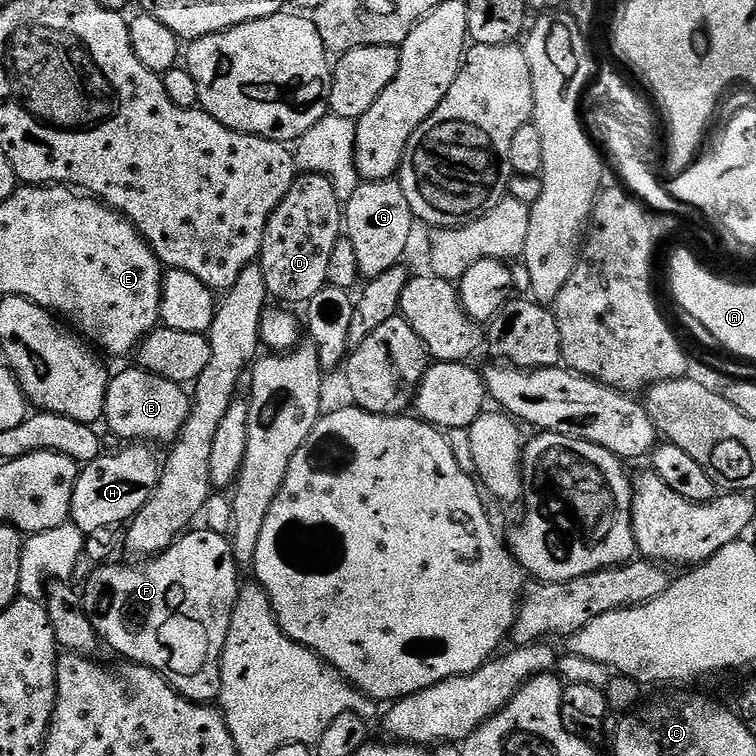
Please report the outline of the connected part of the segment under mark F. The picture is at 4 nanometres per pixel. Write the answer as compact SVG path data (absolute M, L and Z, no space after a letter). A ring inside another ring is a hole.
M189 530L180 537L176 543L172 544L166 551L158 556L145 559L143 562L132 562L136 564L120 564L121 562L109 562L89 571L87 579L83 581L82 595L84 597L84 609L94 626L94 630L101 636L103 643L108 644L120 656L125 656L125 661L133 664L142 664L146 668L153 668L159 672L168 685L173 690L185 696L187 700L192 700L198 705L204 706L215 701L220 694L220 659L226 646L226 634L230 630L230 618L234 614L234 606L240 597L242 579L240 580L241 565L236 562L236 555L232 553L232 541L225 533L203 530L196 532Z

